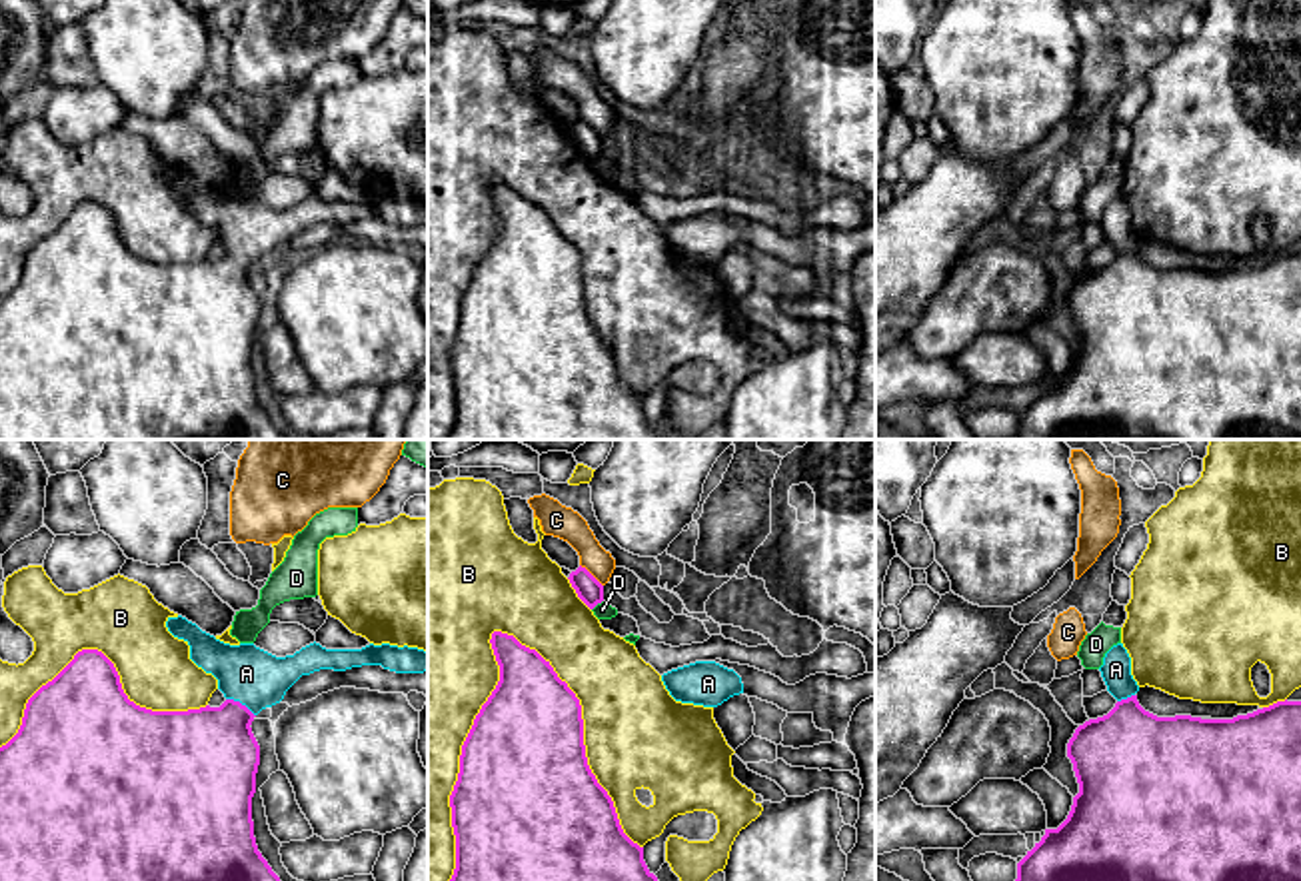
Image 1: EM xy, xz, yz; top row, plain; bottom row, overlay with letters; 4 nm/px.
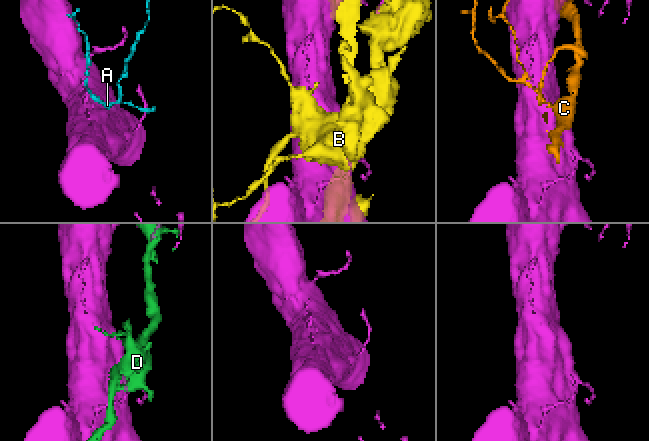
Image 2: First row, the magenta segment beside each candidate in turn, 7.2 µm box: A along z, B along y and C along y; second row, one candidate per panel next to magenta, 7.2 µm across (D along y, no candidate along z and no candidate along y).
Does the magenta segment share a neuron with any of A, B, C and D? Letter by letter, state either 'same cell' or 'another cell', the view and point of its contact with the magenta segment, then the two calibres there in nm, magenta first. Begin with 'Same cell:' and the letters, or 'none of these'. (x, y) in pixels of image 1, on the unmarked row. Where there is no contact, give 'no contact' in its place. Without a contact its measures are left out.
Same cell: A
A: same cell; contact xy (238, 254); calibres 400 and 240 nm
B: another cell; contact xz (460, 308); calibres 500 and 380 nm
C: another cell; contact xz (592, 128); calibres 100 and 130 nm
D: another cell; contact xz (596, 156); calibres 100 and 70 nm

